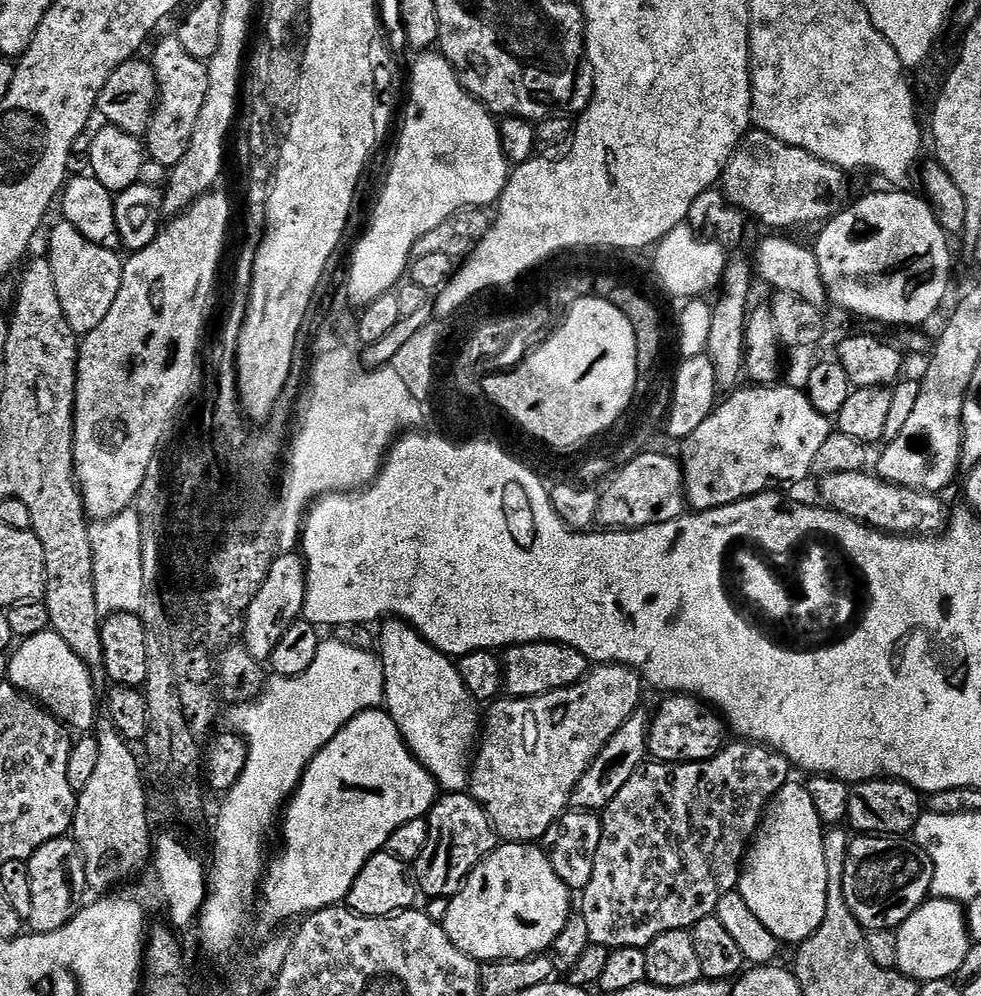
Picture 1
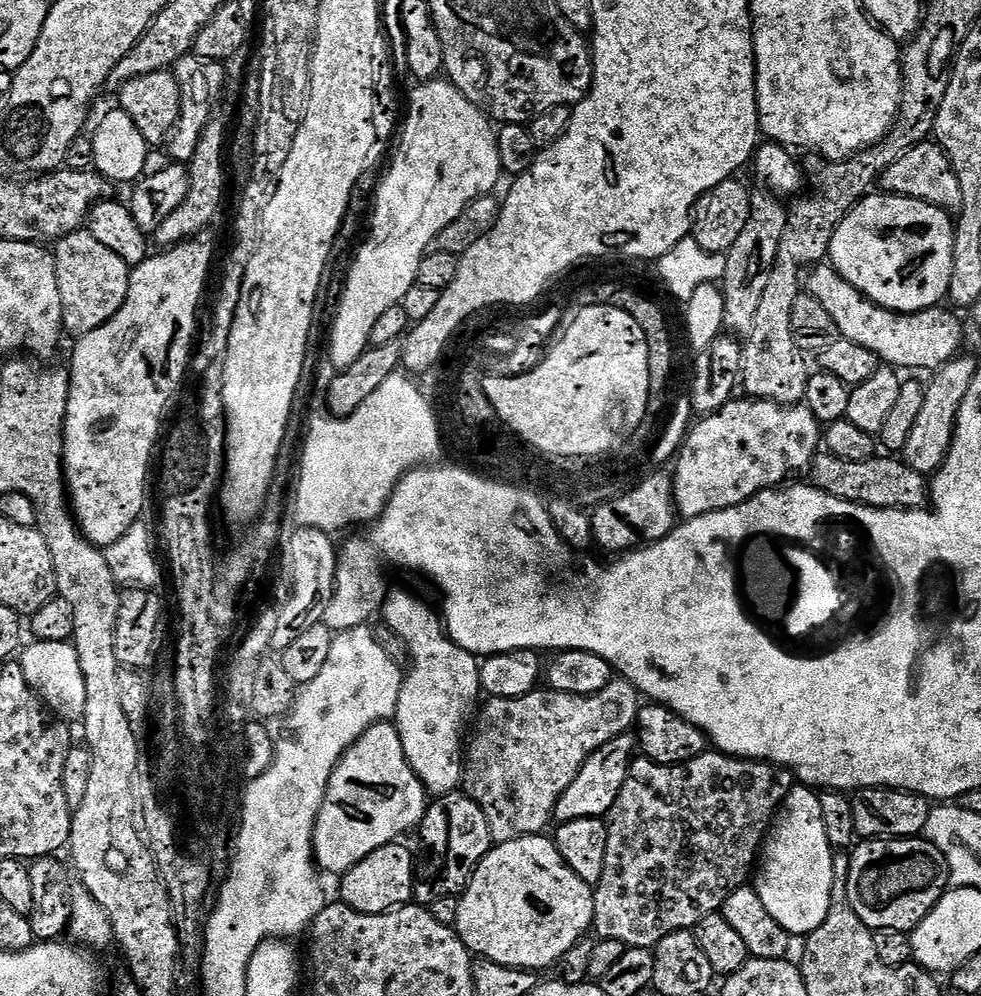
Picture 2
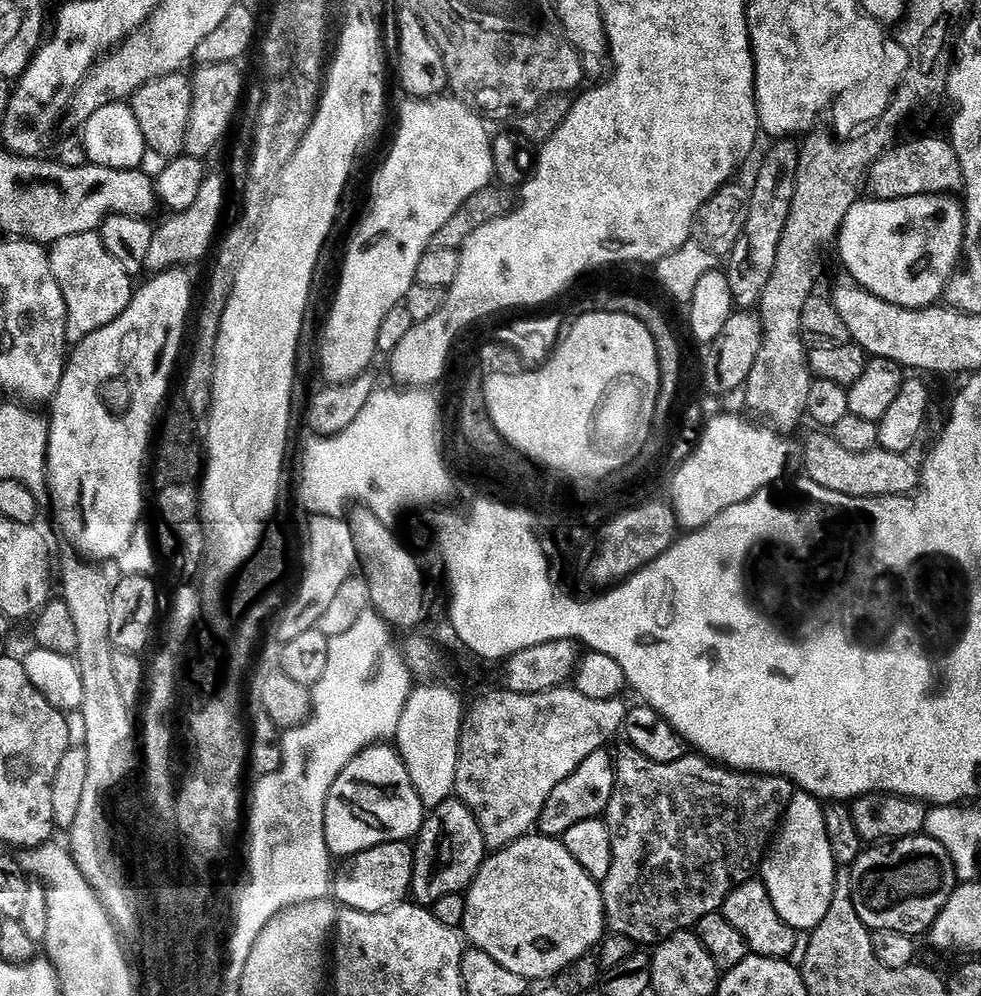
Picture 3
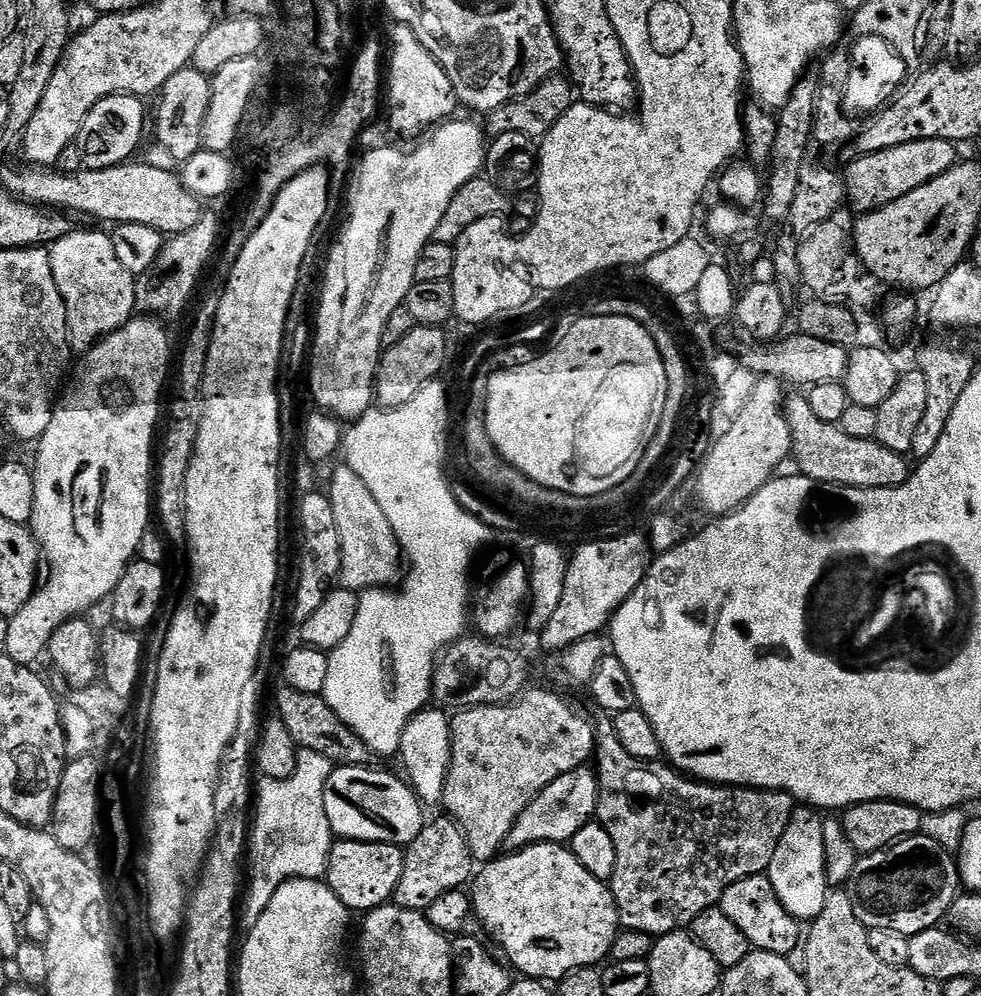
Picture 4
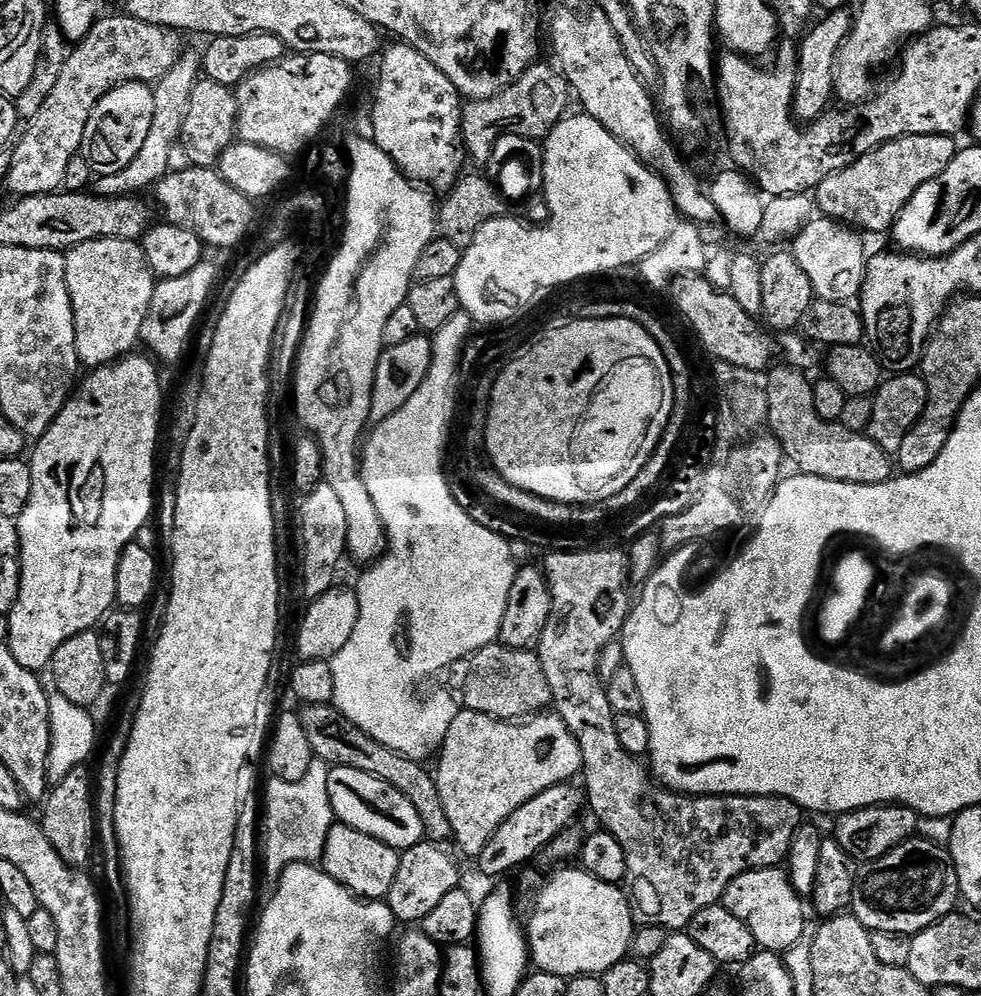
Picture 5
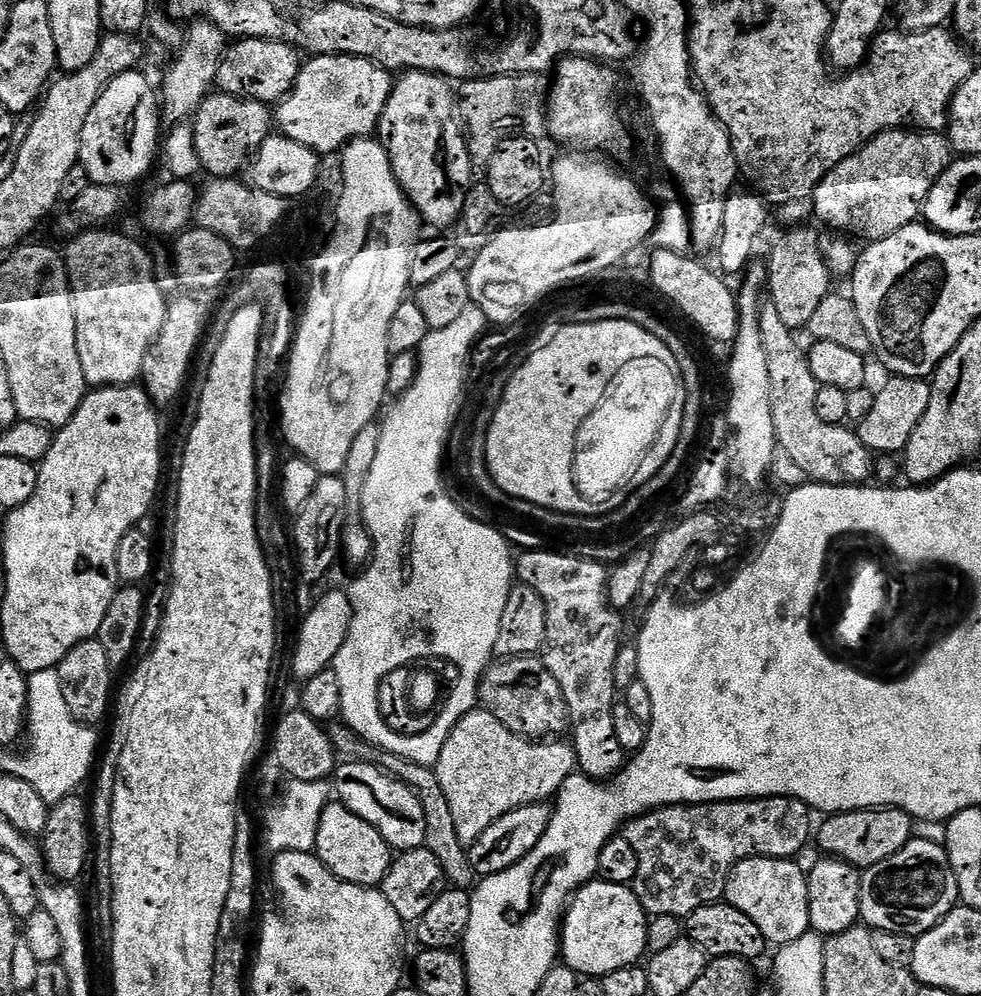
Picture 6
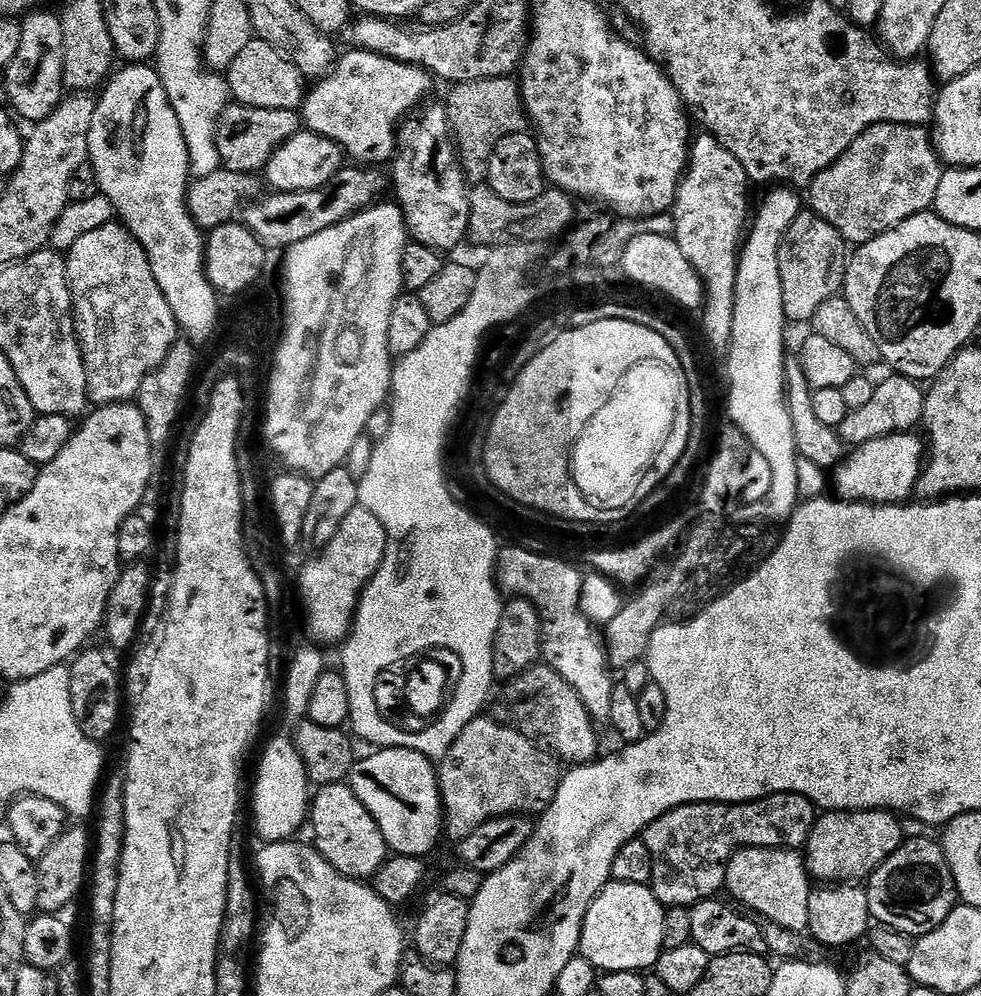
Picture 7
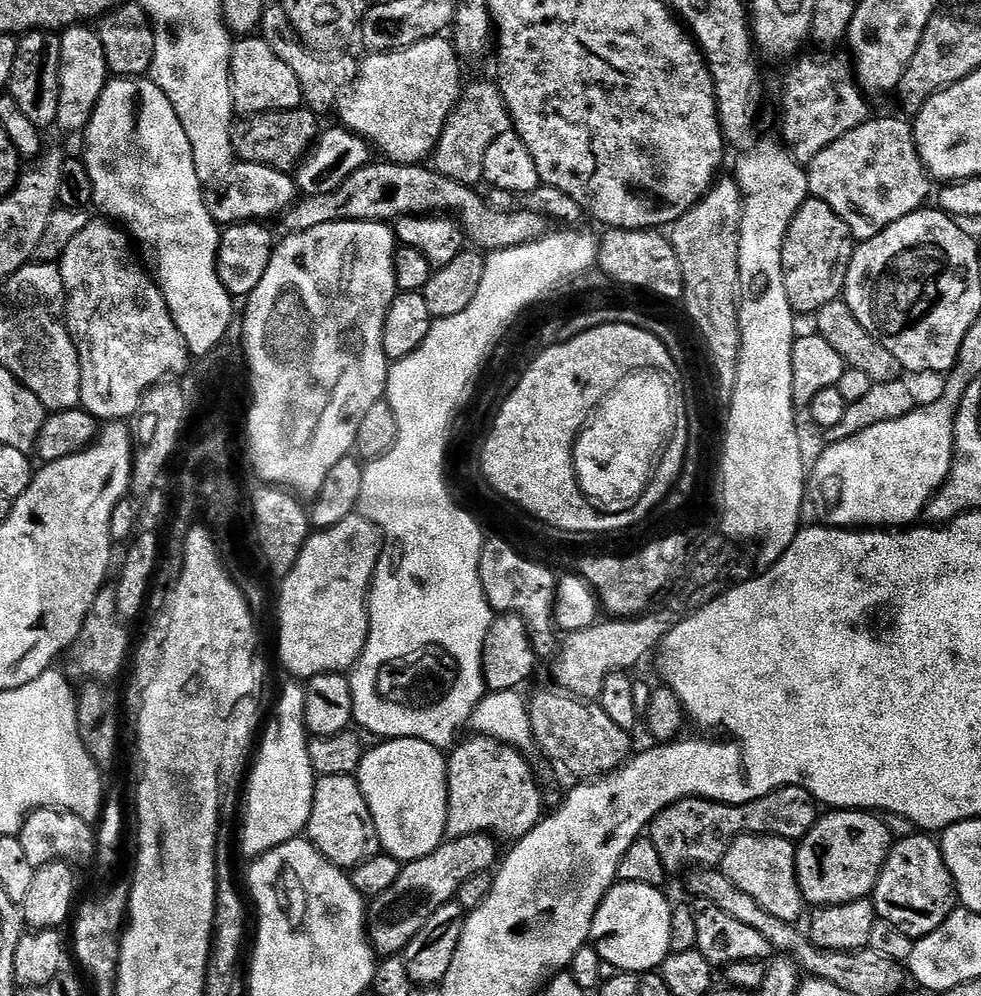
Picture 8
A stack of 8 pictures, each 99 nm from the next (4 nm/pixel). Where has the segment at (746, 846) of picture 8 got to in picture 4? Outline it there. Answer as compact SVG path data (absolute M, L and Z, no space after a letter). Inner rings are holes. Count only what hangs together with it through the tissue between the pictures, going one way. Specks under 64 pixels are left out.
M767 875L751 876L734 882L722 894L718 905L722 914L746 934L746 938L752 943L753 949L769 951L788 957L790 952L802 944L802 924L795 920L790 913L778 902L778 894L774 894L774 886L768 881Z

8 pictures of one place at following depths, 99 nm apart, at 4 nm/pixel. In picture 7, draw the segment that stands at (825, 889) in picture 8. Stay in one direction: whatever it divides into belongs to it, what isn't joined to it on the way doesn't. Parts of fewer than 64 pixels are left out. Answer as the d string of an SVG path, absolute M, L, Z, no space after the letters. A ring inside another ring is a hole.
M857 810L855 812L825 811L817 819L816 825L813 826L812 833L806 845L808 875L820 882L867 881L872 871L878 866L882 866L882 862L886 862L886 858L890 858L890 854L894 854L894 850L898 850L905 839L901 817L887 810Z

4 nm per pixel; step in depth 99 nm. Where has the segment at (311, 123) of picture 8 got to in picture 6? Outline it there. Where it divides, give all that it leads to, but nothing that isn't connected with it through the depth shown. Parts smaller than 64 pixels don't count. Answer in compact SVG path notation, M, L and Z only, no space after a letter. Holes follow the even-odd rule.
M216 90L205 96L191 126L201 169L212 178L236 178L248 168L256 149L273 131L274 116L269 105Z

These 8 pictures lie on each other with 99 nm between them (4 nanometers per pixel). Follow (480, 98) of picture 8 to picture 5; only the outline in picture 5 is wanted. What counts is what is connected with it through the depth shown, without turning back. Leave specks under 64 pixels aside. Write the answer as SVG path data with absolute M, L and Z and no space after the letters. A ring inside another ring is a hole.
M544 63L533 64L530 70L526 70L526 74L522 74L522 78L518 78L518 82L514 82L506 90L485 100L468 100L464 104L460 135L471 163L473 160L480 166L487 165L494 146L503 136L521 136L527 140L543 141L554 130L554 126L564 119L569 111L568 79L559 67Z

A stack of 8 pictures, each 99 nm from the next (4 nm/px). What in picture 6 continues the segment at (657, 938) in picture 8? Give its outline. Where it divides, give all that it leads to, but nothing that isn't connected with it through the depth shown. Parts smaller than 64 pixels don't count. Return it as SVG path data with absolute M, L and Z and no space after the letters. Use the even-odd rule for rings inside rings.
M594 878L574 893L565 911L560 934L563 963L584 978L603 978L610 974L610 970L622 970L622 966L637 963L641 959L639 956L648 952L649 919L642 902L629 885Z

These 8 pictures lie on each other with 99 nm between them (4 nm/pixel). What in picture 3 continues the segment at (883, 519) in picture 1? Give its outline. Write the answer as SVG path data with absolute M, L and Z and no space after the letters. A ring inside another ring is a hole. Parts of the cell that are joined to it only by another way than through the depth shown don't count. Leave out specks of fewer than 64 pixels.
M813 431L813 436L804 444L804 472L817 484L817 489L825 492L835 492L837 497L857 496L866 498L867 496L906 496L916 491L920 483L920 473L917 465L912 465L908 461L907 455L899 456L893 452L888 452L885 448L877 446L866 454L854 454L854 450L846 450L838 446L838 442L823 431Z

